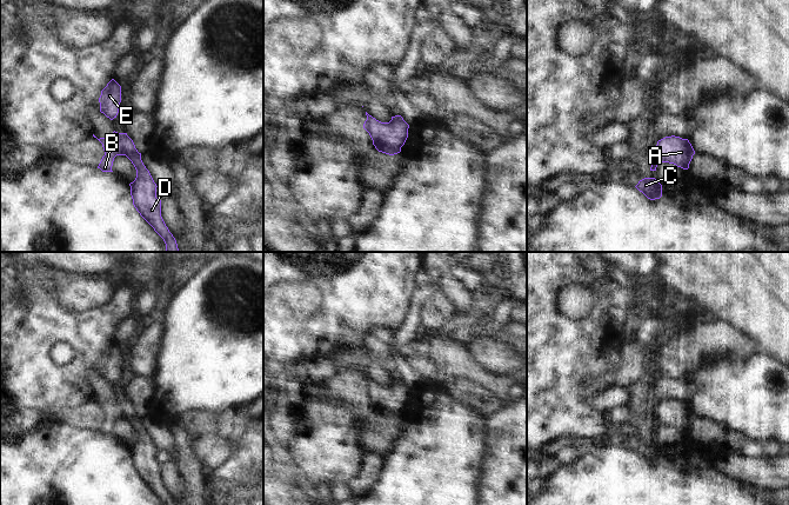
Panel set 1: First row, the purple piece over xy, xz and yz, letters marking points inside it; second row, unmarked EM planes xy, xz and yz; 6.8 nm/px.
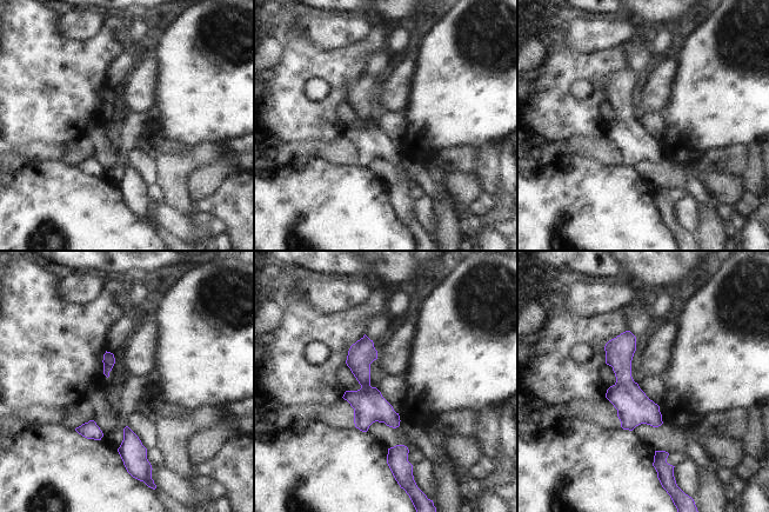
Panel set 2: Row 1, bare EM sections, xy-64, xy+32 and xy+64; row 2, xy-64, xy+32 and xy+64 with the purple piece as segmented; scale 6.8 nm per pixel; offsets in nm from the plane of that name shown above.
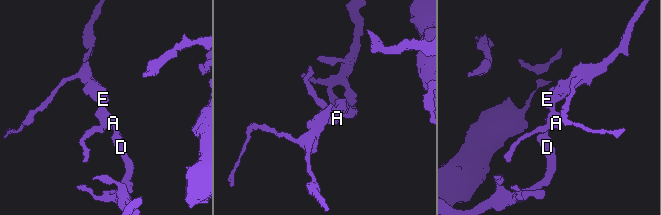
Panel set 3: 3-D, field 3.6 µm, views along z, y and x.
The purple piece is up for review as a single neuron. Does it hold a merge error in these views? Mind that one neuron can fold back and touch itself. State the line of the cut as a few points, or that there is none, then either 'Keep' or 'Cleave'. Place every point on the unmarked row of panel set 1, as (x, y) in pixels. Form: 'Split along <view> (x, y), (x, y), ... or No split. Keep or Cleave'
No split. Keep.

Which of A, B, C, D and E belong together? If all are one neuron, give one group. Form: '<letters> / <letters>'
A B C D E

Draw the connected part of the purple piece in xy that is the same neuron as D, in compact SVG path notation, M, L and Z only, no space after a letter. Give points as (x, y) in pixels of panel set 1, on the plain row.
M115 394L111 400L100 401L98 404L102 407L105 414L105 419L102 420L98 432L100 432L102 436L113 436L112 430L114 421L116 419L126 419L136 433L136 441L133 446L129 447L134 471L140 477L140 479L154 492L154 494L163 503L163 505L176 505L161 480L161 464L156 461L158 450L154 446L149 434L143 428L141 424L141 417L139 417L135 412L133 404L127 399L127 397L118 397Z

